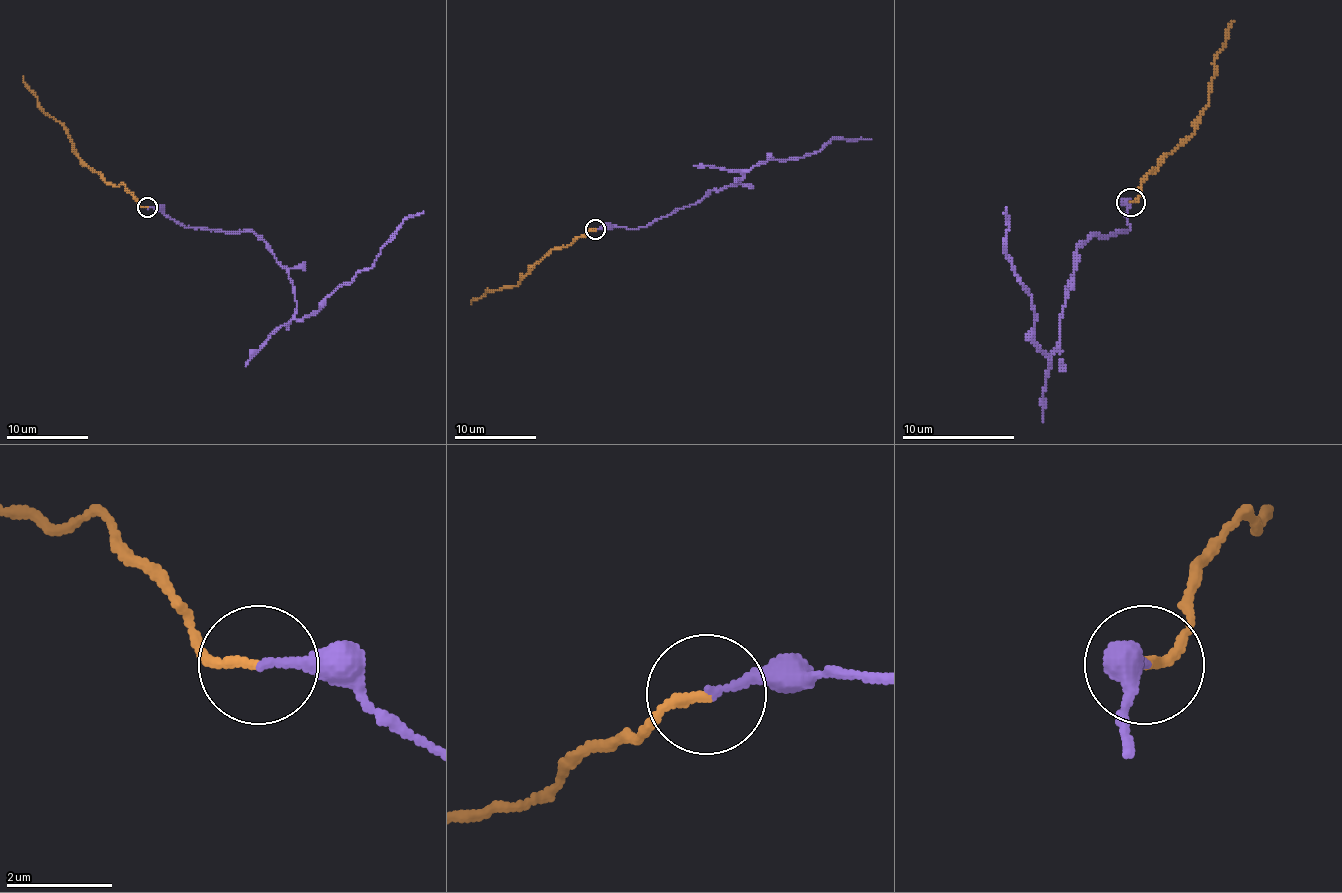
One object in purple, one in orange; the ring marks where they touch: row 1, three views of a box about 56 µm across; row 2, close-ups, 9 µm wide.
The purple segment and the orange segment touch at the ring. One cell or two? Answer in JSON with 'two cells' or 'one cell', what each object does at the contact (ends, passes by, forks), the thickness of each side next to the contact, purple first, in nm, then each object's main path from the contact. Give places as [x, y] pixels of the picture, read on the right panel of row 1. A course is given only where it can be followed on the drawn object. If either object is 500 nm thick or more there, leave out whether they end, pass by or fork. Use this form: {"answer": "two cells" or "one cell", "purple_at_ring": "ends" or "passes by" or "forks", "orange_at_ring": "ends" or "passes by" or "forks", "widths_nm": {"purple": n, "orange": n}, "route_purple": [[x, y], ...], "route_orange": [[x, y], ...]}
{"answer": "one cell", "purple_at_ring": "ends", "orange_at_ring": "ends", "widths_nm": {"purple": 150, "orange": 170}, "route_purple": [[1130, 201], [1130, 230], [1090, 235], [1076, 249], [1051, 356], [1034, 340], [1034, 309], [1006, 252], [1006, 207]], "route_orange": [[1130, 201], [1152, 171], [1155, 173], [1158, 165], [1195, 131], [1209, 97], [1214, 61], [1234, 21]]}

